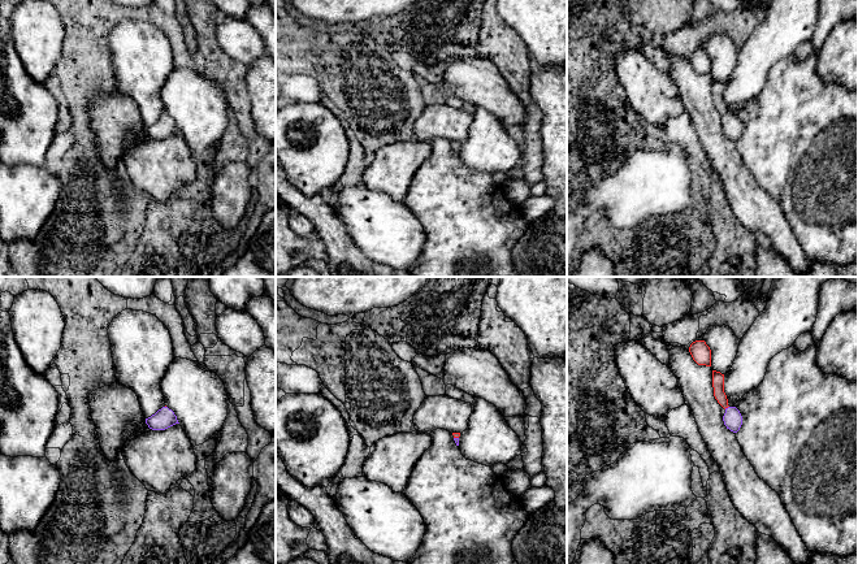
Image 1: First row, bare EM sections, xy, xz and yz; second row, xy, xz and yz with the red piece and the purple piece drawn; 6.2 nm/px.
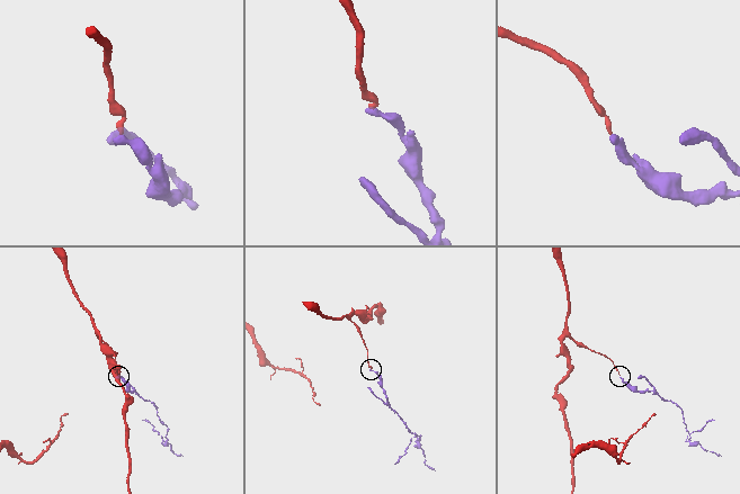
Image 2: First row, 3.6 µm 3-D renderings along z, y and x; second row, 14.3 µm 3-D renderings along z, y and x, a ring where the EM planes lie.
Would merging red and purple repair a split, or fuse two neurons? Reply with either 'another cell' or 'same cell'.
same cell

